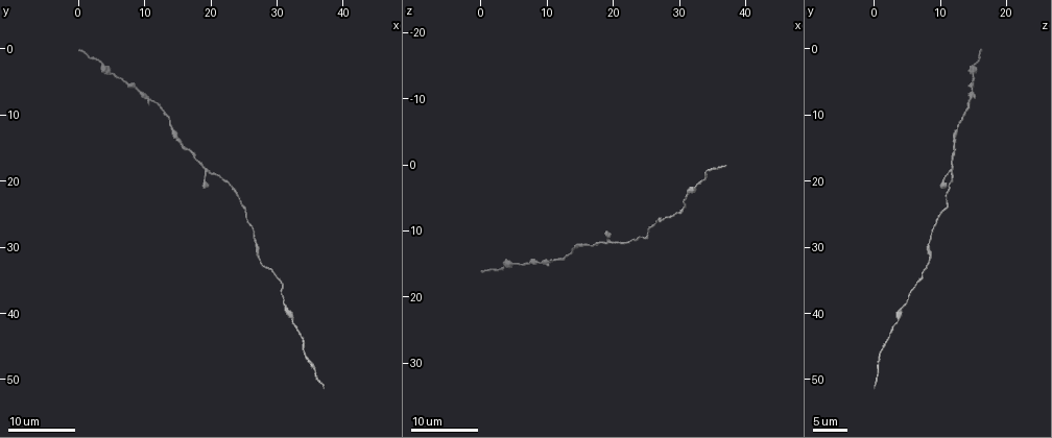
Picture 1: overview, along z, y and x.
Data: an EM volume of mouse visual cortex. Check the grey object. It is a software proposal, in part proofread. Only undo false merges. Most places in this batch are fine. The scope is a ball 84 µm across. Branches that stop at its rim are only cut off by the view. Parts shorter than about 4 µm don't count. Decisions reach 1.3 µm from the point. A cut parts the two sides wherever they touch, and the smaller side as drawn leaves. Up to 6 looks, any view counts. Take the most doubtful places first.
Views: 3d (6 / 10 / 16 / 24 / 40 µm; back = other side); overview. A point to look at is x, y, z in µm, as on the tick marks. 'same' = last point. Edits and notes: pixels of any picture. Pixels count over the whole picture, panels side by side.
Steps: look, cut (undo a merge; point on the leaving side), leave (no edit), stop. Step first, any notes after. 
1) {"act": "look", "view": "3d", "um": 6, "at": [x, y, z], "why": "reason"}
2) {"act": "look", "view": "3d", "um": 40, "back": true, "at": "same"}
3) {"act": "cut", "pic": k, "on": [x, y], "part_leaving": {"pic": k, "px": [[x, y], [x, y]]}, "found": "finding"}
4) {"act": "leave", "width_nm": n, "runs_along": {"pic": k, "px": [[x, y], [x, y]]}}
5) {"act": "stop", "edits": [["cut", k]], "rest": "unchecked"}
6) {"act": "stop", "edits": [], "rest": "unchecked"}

{"act": "look", "view": "3d", "um": 16, "at": [34.0, 45.5, 1.0], "why": "a narrow waist"}

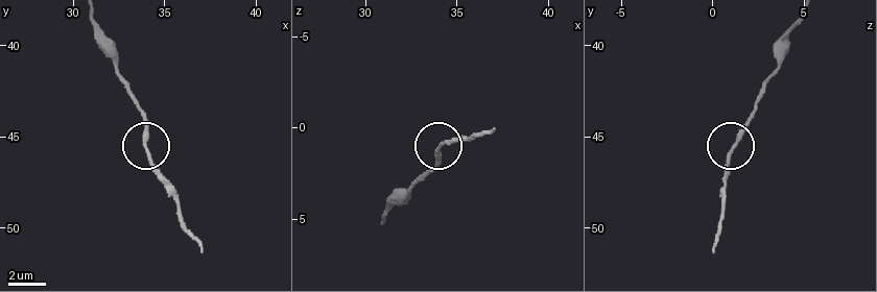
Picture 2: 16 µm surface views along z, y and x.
{"act": "look", "view": "3d", "um": 6, "at": [34.3, 46.0, 1.0]}

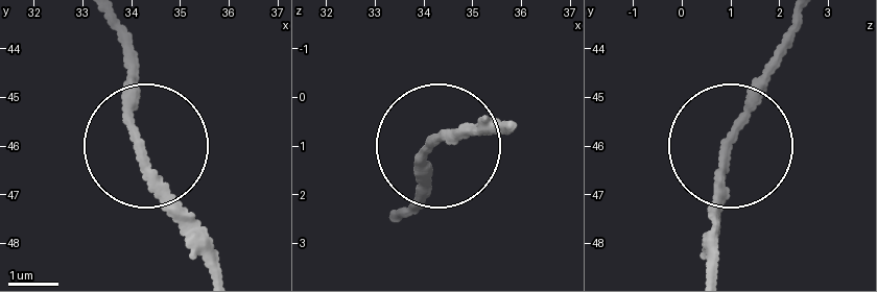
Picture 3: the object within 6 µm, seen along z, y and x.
{"act": "leave", "runs_along": {"pic": 3, "px": [[109, 19], [121, 105], [150, 180], [216, 251]]}, "found": "one neuron here"}

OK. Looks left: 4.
{"act": "look", "view": "3d", "um": 24, "at": [5.0, 4.0, 15.0]}

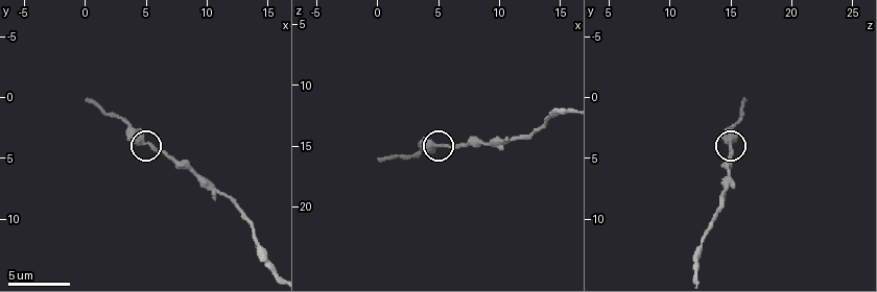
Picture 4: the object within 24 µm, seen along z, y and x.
{"act": "look", "view": "3d", "um": 6, "at": [5.2, 4.0, 15.2], "why": "closer look"}

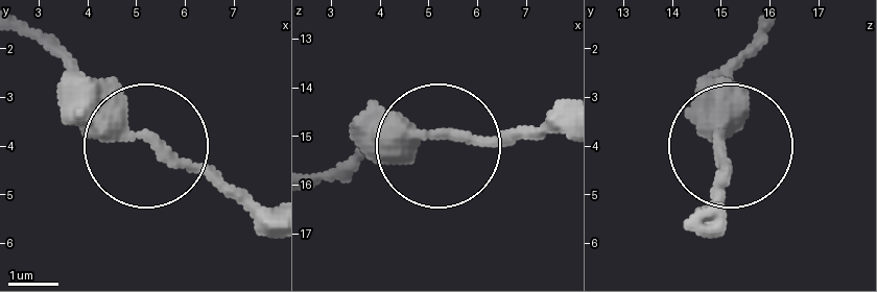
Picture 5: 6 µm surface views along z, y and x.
{"act": "leave", "width_nm": 320, "runs_along": {"pic": 5, "px": [[266, 227], [155, 156], [46, 48]]}, "found": "continuous, no second neuron"}

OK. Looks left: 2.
{"act": "stop", "edits": [], "rest": "unchecked"}

